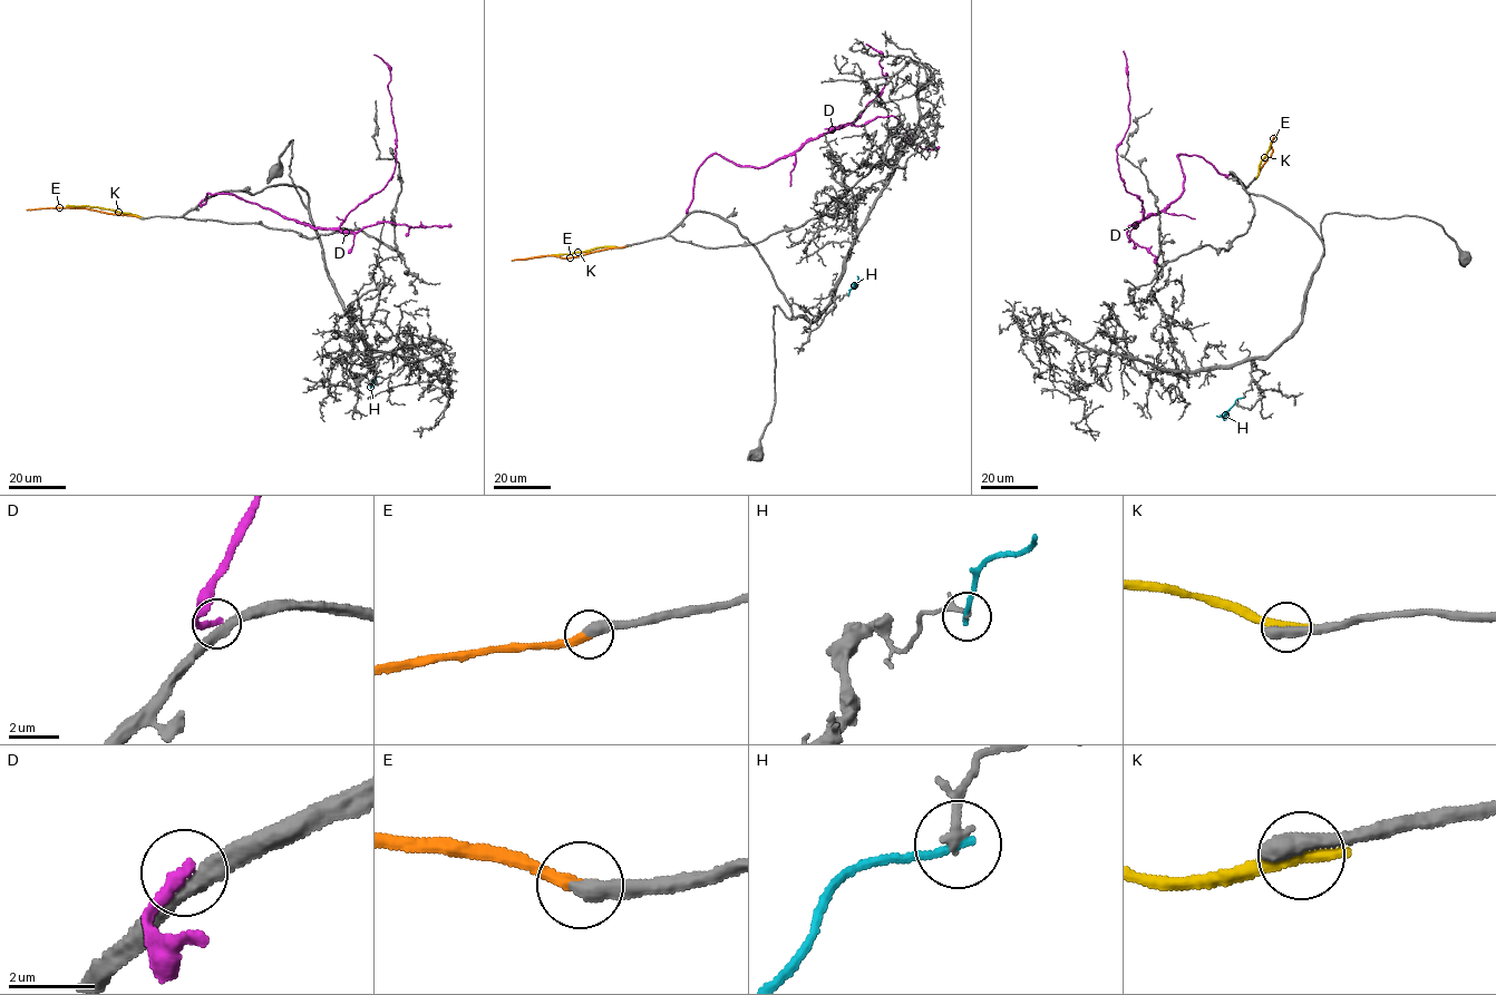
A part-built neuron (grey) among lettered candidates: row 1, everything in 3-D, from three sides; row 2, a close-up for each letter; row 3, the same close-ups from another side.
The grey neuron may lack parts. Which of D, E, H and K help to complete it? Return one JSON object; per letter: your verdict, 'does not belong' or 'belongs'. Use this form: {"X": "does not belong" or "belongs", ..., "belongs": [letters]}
{"D": "does not belong", "E": "belongs", "H": "does not belong", "K": "does not belong", "belongs": ["E"]}

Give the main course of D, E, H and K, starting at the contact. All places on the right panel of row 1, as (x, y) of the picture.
D: (1231, 173), (1178, 155), (1182, 193), (1143, 217), (1118, 171), (1130, 116), (1123, 51)
E: (1255, 177), (1272, 153), (1271, 140), (1275, 134)
H: (1244, 397), (1237, 398), (1222, 417), (1226, 419)
K: (1255, 177), (1272, 143)

